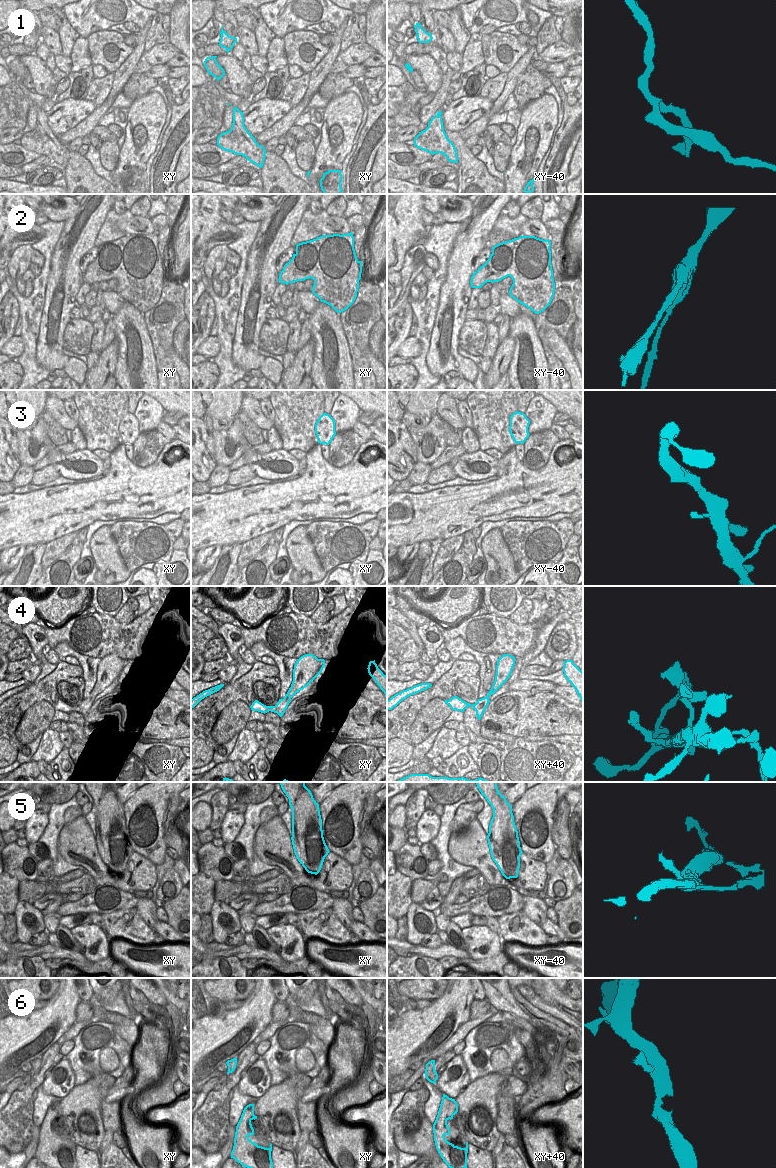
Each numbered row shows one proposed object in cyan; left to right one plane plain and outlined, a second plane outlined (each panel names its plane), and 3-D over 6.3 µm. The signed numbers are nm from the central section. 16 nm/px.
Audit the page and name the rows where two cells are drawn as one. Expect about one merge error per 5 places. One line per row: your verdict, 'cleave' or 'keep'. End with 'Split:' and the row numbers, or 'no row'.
1: keep
2: keep
3: keep
4: keep
5: cleave
6: keep
Split: 5

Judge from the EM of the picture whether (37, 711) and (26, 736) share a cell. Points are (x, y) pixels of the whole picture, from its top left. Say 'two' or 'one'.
one

